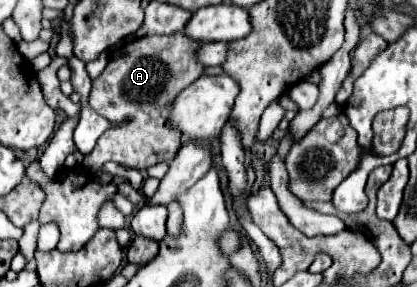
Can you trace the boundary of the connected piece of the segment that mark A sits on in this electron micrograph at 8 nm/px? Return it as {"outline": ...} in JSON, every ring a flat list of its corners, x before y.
{"outline":[[176,32,170,36,156,34,156,36,136,38,136,40,118,44,112,50,104,72,94,80,92,92,88,96,90,108,100,116,104,116,112,126,98,138,94,150,84,158,82,164,86,168,90,168,92,172,98,172,104,162,112,160,124,168,148,170,150,166,158,162,170,162,176,156,176,152,182,146,182,132,176,130,174,124,170,122,170,110,176,96,204,72,204,66,196,58,198,48,200,48,200,42,188,38,184,32]]}

